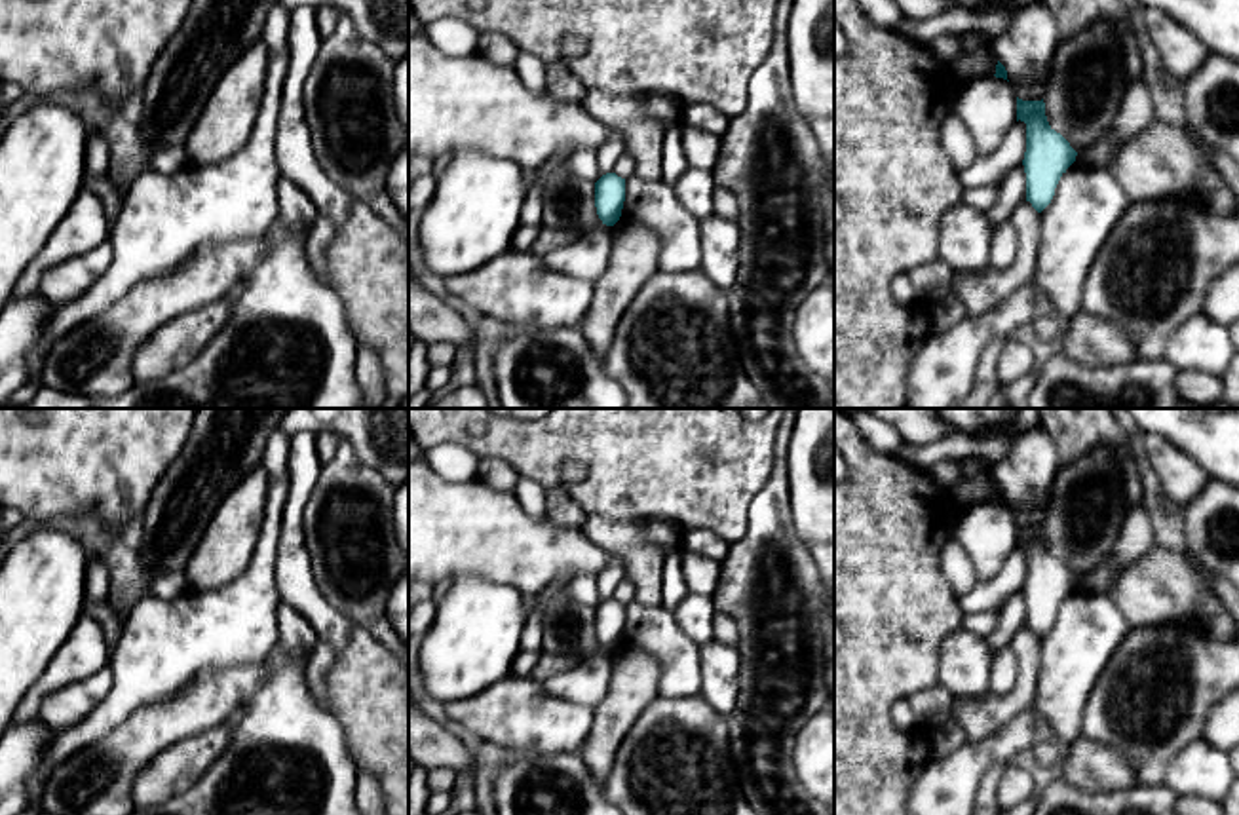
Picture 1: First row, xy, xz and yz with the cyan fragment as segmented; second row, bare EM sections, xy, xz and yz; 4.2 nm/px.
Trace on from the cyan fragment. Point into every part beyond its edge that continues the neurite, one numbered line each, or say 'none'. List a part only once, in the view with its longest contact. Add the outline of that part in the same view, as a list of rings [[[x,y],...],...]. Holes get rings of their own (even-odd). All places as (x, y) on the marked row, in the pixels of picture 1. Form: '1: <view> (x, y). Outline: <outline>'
none

